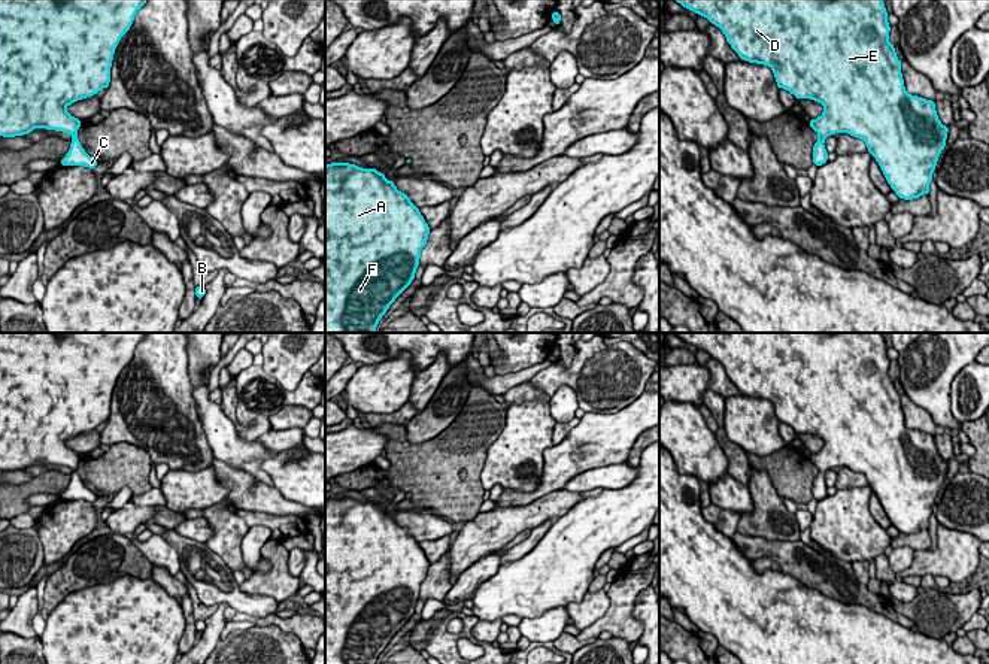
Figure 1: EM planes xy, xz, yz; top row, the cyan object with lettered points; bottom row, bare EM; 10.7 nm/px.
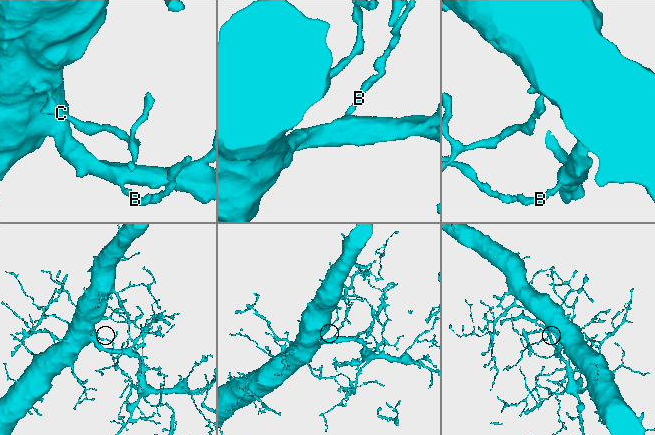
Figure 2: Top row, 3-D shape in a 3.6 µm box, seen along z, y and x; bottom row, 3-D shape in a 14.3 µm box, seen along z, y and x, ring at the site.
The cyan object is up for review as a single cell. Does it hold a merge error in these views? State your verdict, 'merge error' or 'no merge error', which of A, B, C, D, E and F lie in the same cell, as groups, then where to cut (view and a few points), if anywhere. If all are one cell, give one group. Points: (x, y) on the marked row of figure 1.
no merge error; groups A B C D E F; cut none

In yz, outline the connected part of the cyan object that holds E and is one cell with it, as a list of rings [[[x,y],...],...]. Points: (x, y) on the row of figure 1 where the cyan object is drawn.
[[[676,0],[683,7],[694,10],[698,15],[706,16],[712,24],[718,25],[731,48],[738,54],[738,57],[749,63],[770,66],[774,72],[774,78],[779,88],[788,90],[795,95],[795,98],[811,98],[823,106],[823,113],[809,122],[819,139],[813,146],[813,164],[817,167],[828,161],[828,152],[825,151],[823,142],[828,136],[834,133],[849,133],[853,137],[862,139],[867,143],[868,152],[879,163],[888,184],[895,191],[899,198],[913,200],[919,198],[922,194],[929,194],[929,182],[932,181],[932,172],[935,170],[940,152],[946,146],[949,127],[944,127],[935,110],[935,101],[925,100],[917,95],[905,93],[904,79],[901,75],[901,61],[895,54],[894,45],[888,40],[891,27],[888,24],[888,12],[882,0]]]

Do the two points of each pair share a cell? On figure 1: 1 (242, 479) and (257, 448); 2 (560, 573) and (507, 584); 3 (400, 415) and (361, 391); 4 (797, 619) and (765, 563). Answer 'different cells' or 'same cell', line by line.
1: different cells
2: same cell
3: different cells
4: different cells

